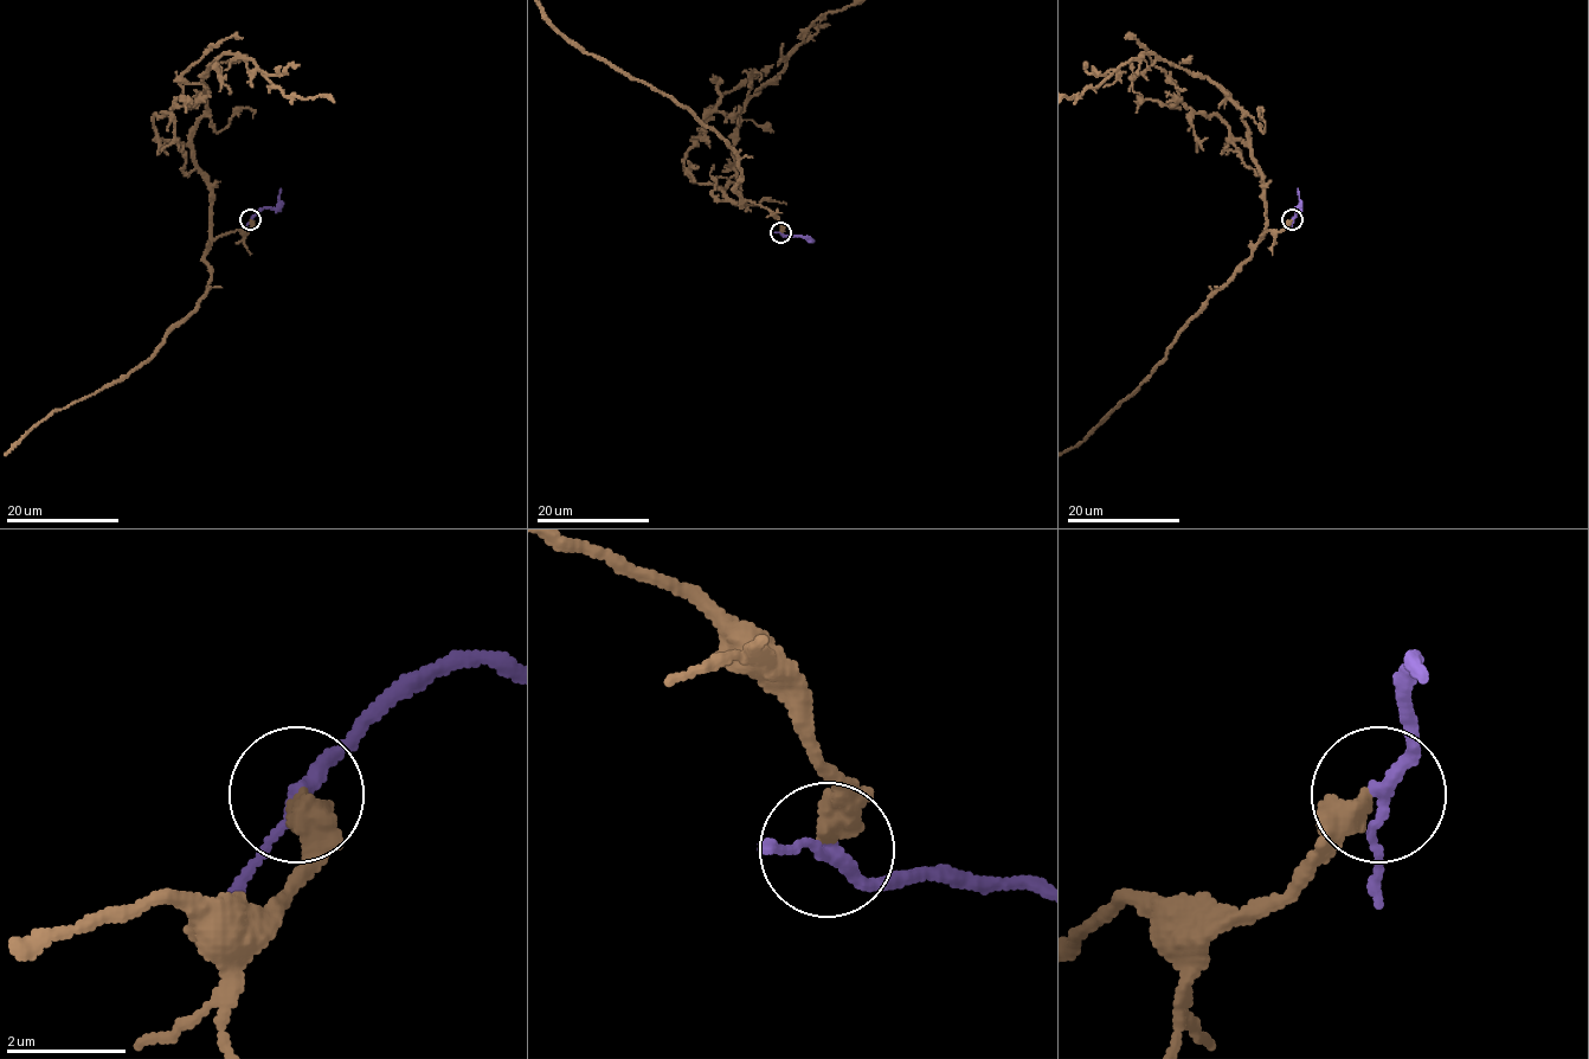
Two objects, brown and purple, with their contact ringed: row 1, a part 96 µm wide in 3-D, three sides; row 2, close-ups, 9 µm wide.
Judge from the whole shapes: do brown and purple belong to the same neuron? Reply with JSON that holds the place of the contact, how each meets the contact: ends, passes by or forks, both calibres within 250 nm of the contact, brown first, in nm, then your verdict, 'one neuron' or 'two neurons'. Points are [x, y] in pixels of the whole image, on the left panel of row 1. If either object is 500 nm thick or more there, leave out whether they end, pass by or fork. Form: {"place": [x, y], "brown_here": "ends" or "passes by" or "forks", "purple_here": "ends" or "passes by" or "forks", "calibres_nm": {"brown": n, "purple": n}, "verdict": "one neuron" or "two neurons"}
{"place": [250, 219], "calibres_nm": {"brown": 500, "purple": 200}, "verdict": "one neuron"}

